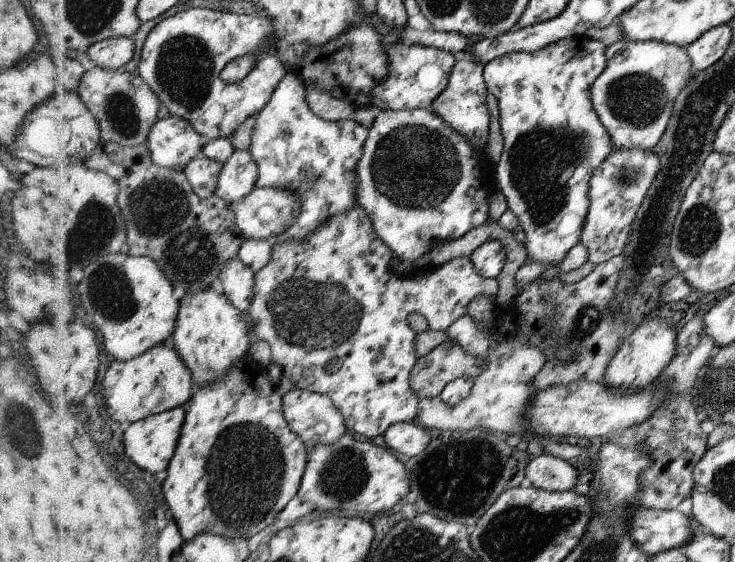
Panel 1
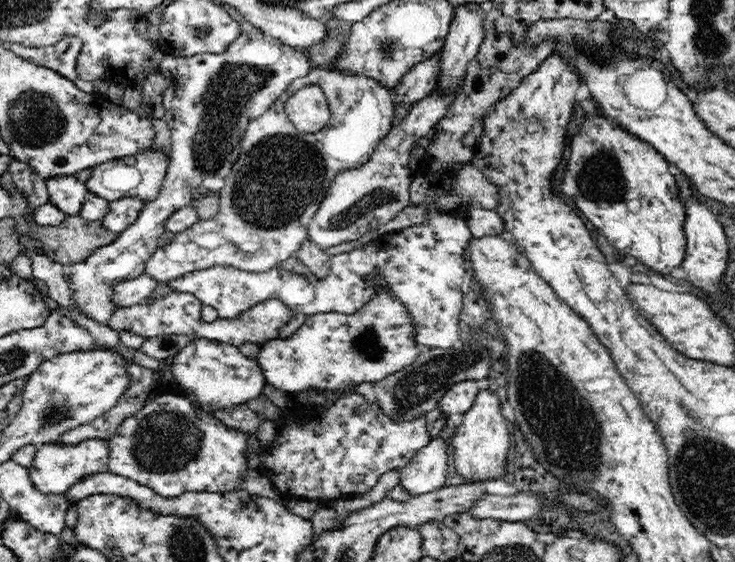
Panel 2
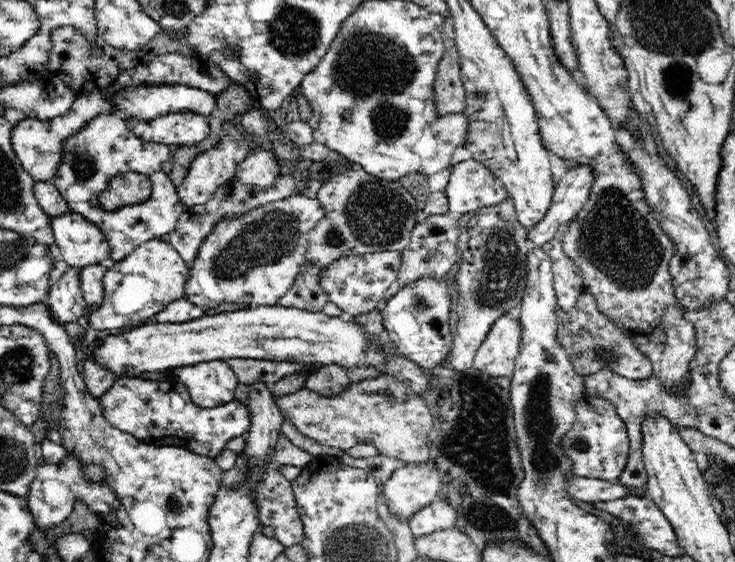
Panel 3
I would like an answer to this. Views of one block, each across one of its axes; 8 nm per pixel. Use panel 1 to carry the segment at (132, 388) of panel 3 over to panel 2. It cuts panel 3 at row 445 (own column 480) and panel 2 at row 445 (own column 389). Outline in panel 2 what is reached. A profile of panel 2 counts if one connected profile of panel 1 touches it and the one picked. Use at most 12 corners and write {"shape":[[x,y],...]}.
{"shape":[[161,391],[107,470],[174,498],[240,490],[250,433]]}

